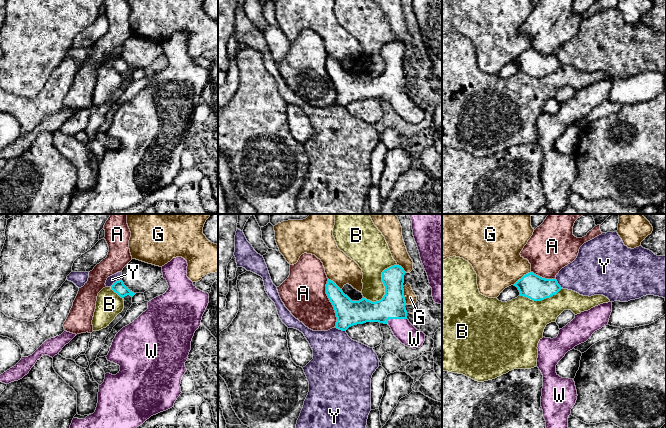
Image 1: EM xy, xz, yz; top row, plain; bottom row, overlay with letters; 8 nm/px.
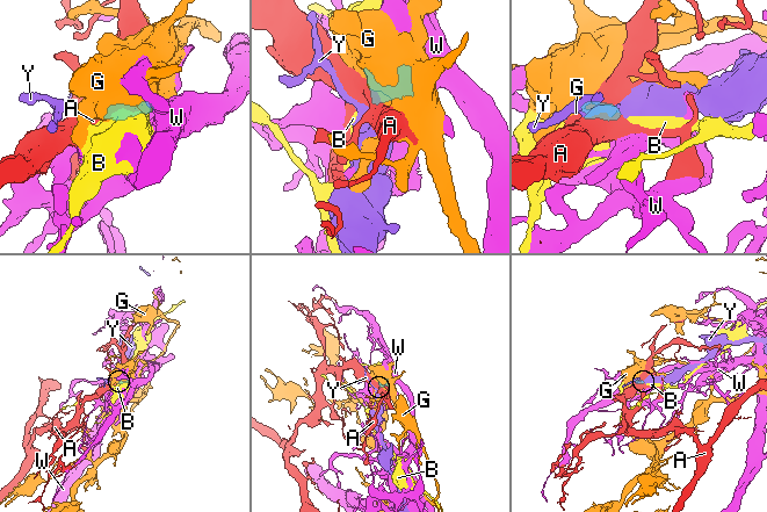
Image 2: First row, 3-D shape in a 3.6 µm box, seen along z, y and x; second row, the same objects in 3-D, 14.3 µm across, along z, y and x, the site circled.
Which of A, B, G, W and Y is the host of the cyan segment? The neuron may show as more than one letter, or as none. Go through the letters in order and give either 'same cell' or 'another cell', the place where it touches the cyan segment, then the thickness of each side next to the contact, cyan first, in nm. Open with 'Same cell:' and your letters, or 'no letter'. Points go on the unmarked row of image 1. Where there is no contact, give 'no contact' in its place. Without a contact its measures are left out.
Same cell: W
A: another cell | xz (331, 78) | 200/360 nm
B: another cell | xz (385, 63) | 200/240 nm
G: another cell | xz (403, 71) | 200/90 nm
W: same cell | xz (395, 94) | 200/170 nm
Y: another cell | xy (115, 58) | 100/70 nm

